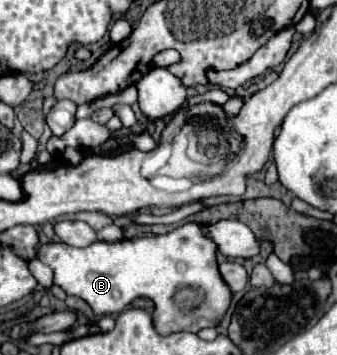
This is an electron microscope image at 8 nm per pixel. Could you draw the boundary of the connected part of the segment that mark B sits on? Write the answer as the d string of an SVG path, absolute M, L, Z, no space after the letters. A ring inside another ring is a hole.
M184 224L184 226L180 226L180 228L176 228L176 230L168 232L168 234L162 234L162 236L142 236L142 238L118 240L118 242L100 242L100 240L98 240L98 242L92 242L90 246L86 246L86 248L74 248L74 246L68 246L68 244L64 244L64 242L48 242L48 244L42 244L42 246L38 248L38 258L40 258L46 266L52 268L52 272L54 272L54 284L60 286L66 294L72 294L72 296L78 296L78 298L86 300L96 316L120 314L120 312L126 308L126 304L130 304L132 300L136 300L136 296L138 296L138 298L140 298L140 296L142 296L142 298L150 298L150 300L156 304L156 310L154 310L154 322L156 322L156 330L158 330L160 334L170 334L170 332L180 332L180 330L186 330L186 332L198 332L200 328L216 326L216 324L220 322L220 318L224 316L226 308L230 306L230 288L224 284L224 280L222 280L222 276L220 276L220 272L218 272L218 264L216 264L216 244L214 244L208 236L202 234L200 224ZM184 284L196 286L198 292L200 292L200 304L196 304L196 312L180 312L180 308L176 308L176 304L172 304L172 296L176 296L176 288L184 288Z

